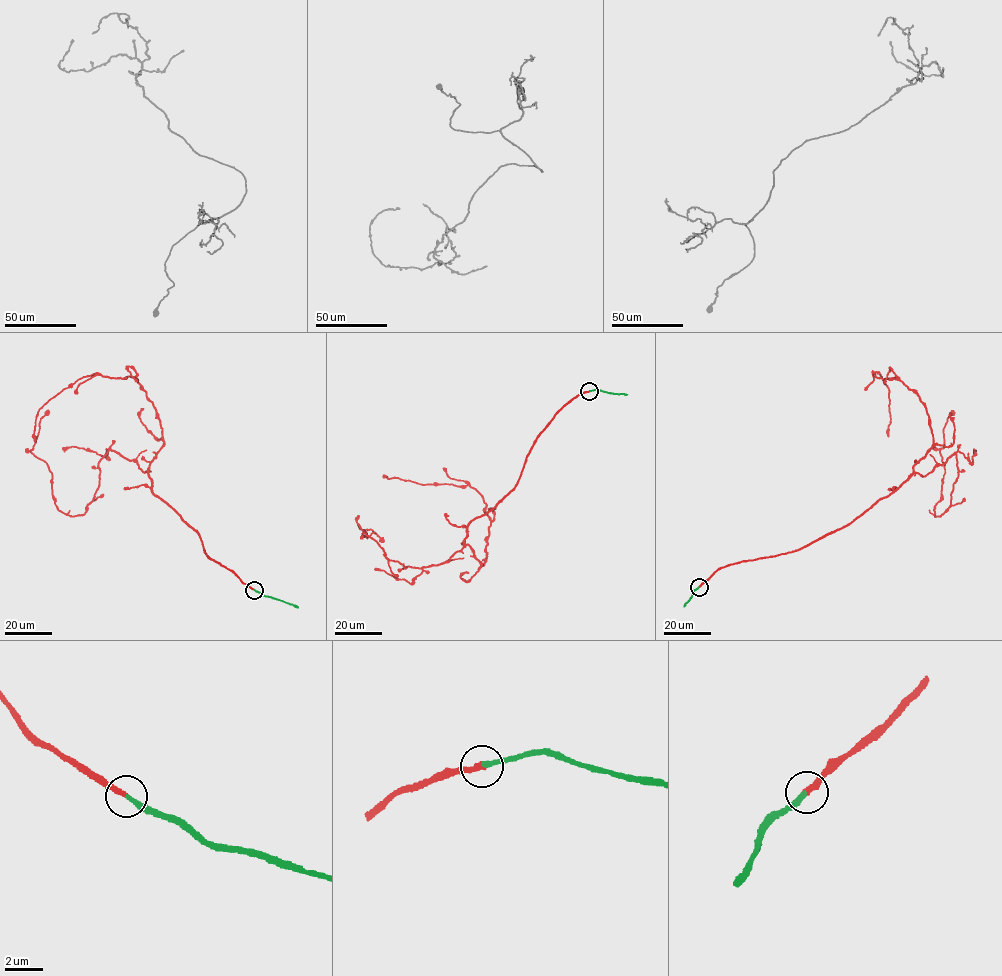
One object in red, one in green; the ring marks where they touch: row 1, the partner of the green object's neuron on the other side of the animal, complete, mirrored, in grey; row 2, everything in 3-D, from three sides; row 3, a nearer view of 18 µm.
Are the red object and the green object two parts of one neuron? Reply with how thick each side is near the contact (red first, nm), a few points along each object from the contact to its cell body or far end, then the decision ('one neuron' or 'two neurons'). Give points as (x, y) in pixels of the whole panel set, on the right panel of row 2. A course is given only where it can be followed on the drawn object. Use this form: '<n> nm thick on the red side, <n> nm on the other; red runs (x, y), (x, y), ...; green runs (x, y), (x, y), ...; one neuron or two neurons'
280 nm thick on the red side, 240 nm on the other; red runs (698, 587), (727, 565), (796, 551), (843, 527), (954, 453), (958, 477), (940, 516), (940, 450), (952, 410); green runs (698, 587), (684, 606); one neuron

